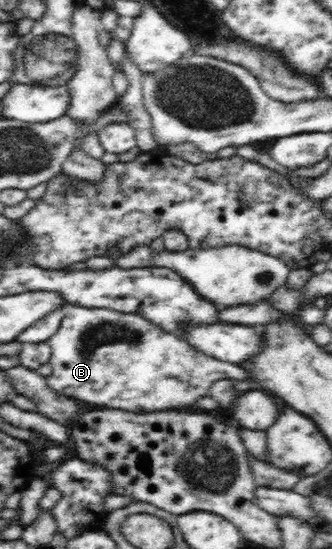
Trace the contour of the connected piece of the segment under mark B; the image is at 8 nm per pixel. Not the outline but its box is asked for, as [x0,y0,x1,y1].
[46,303,247,413]

